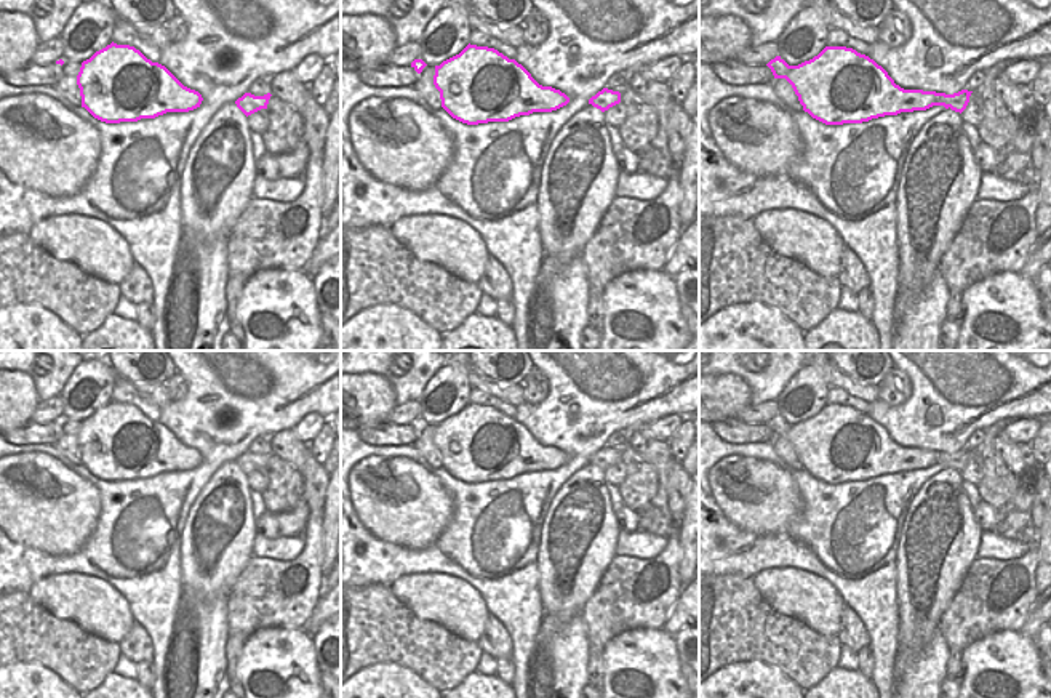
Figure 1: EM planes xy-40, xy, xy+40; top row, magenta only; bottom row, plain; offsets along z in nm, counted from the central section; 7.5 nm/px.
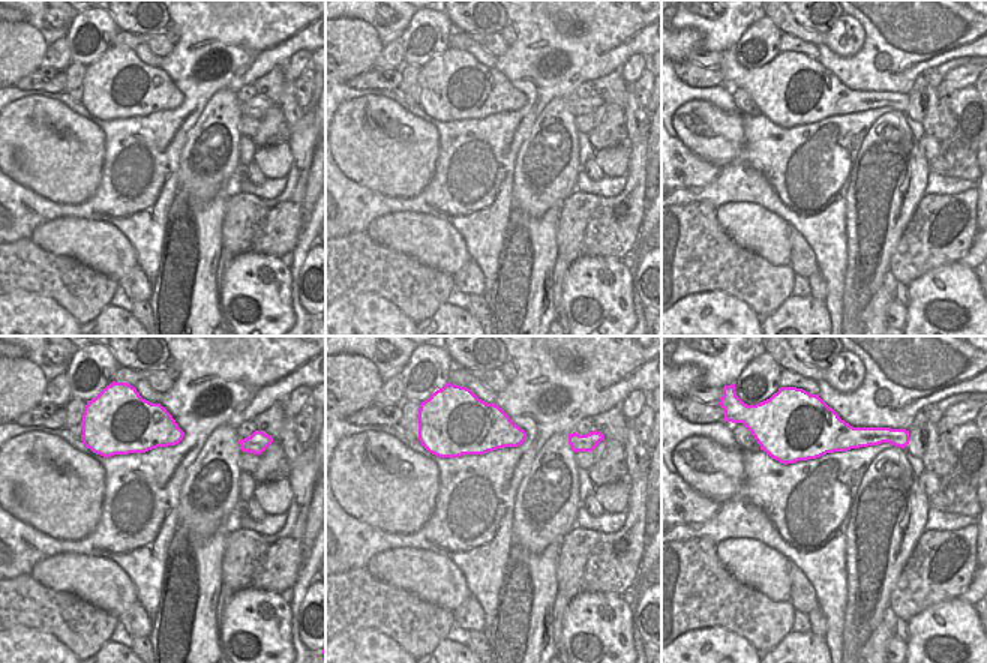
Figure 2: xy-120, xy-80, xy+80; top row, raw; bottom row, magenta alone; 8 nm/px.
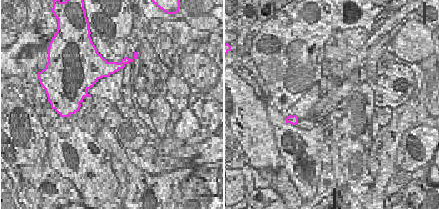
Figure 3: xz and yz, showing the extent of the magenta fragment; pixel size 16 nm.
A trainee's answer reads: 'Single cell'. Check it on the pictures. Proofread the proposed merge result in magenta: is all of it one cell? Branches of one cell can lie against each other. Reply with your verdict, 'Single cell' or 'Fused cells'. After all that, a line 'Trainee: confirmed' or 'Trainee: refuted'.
Fused cells.
Trainee: refuted

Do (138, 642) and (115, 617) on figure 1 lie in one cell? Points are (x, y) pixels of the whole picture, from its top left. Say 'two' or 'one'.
two

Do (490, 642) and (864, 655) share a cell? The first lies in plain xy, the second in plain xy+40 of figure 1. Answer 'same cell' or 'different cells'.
different cells

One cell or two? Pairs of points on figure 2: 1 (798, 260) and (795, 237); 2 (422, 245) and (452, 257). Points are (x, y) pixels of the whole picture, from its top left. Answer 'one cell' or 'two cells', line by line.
1: one cell
2: one cell

